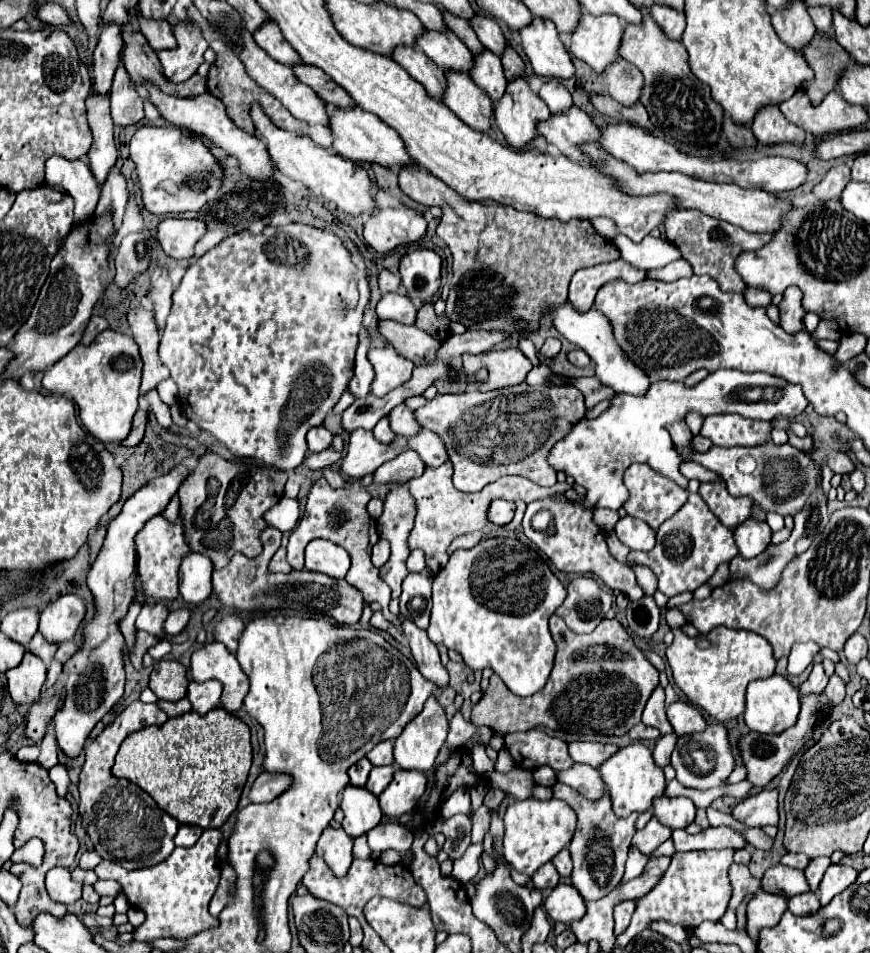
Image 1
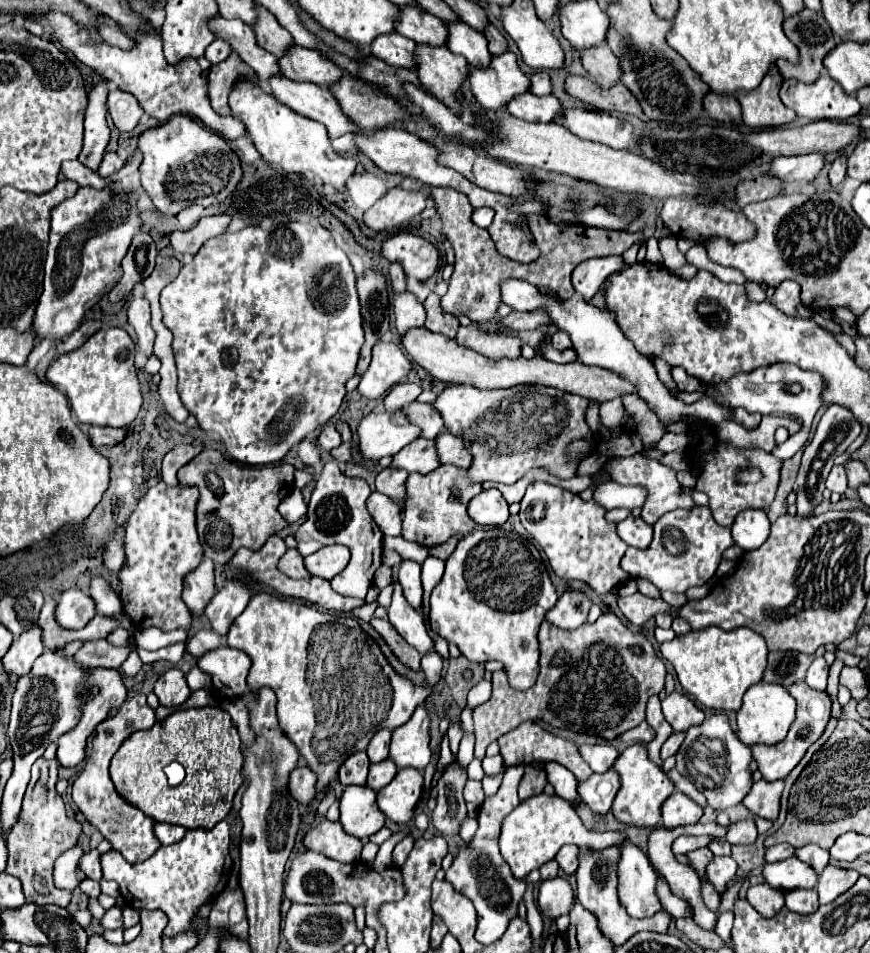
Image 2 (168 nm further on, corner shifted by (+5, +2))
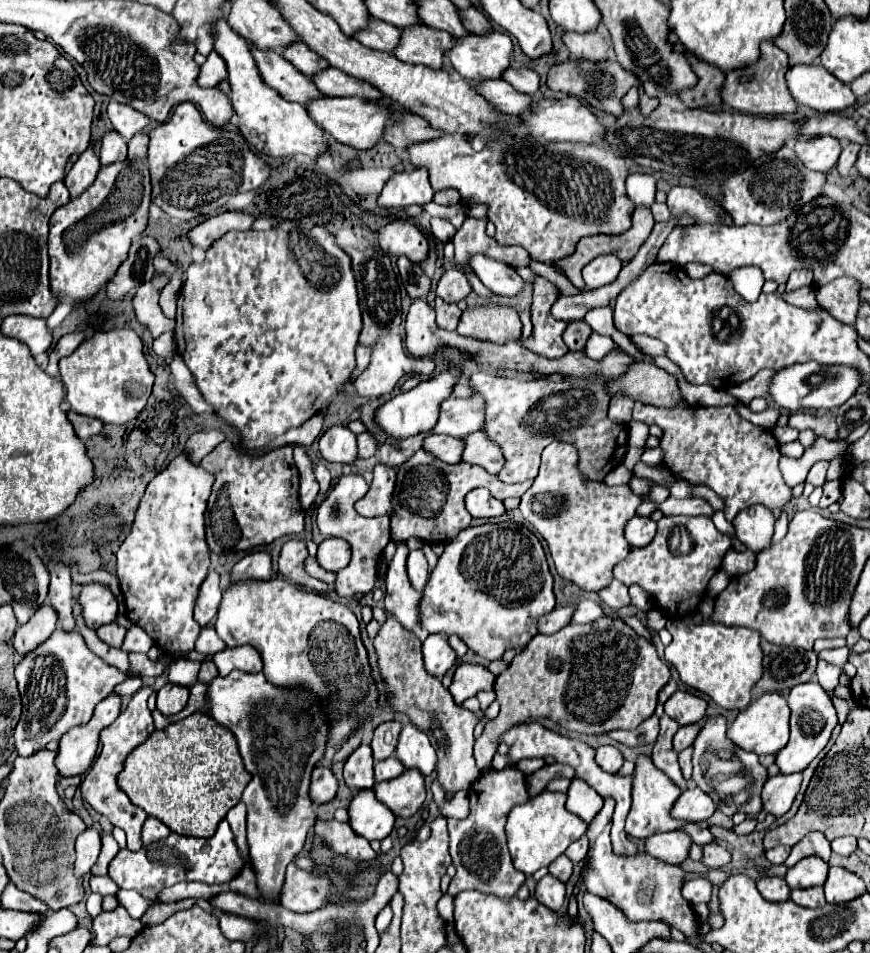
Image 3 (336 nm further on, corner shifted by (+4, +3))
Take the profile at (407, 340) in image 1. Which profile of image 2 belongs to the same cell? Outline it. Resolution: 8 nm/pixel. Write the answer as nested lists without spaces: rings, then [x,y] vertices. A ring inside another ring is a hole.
[[[426,327],[410,329],[410,333],[406,333],[402,337],[402,345],[406,347],[408,355],[420,367],[424,367],[438,381],[452,383],[452,385],[474,385],[478,389],[502,389],[502,387],[506,389],[506,387],[514,387],[514,385],[546,385],[546,387],[556,387],[556,389],[568,391],[572,395],[596,399],[598,403],[610,401],[614,397],[622,397],[626,393],[636,393],[636,387],[630,385],[630,381],[622,381],[622,377],[618,377],[618,373],[610,373],[606,369],[588,367],[580,361],[558,365],[558,363],[546,361],[542,357],[534,357],[534,359],[502,357],[498,361],[490,361],[488,357],[482,357],[474,349],[466,349],[466,347],[458,345],[454,339],[432,333]]]

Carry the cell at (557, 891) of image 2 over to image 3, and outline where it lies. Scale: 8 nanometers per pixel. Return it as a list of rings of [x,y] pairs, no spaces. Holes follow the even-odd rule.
[[[547,874],[543,880],[537,882],[535,888],[535,898],[547,906],[553,912],[559,912],[565,904],[565,884],[557,878],[553,878],[551,874]]]

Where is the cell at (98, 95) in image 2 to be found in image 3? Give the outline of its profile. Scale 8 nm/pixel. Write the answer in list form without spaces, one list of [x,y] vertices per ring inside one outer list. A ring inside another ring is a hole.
[[[93,144],[77,158],[77,162],[73,164],[73,168],[67,172],[65,176],[65,184],[71,192],[71,196],[79,196],[83,190],[89,188],[89,184],[97,178],[101,164],[99,164],[99,156],[93,150]]]

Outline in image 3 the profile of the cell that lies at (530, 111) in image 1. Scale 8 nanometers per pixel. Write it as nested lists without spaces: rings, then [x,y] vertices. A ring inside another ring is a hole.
[[[497,30],[489,32],[487,36],[469,34],[463,40],[455,40],[453,50],[447,52],[453,68],[471,84],[503,78],[511,56],[511,38]]]

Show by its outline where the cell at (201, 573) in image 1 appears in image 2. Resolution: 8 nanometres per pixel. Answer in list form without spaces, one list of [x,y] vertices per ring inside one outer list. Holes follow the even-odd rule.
[[[204,559],[196,571],[188,573],[186,585],[184,585],[184,603],[190,609],[194,617],[200,617],[210,603],[210,597],[214,597],[216,585],[214,585],[214,563],[210,559]]]

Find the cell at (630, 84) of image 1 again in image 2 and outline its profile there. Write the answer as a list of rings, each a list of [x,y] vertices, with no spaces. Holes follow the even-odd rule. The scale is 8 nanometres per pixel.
[[[606,43],[596,45],[594,49],[580,51],[580,59],[584,69],[590,73],[590,77],[604,89],[612,87],[620,79],[620,67],[618,57],[608,49]]]

